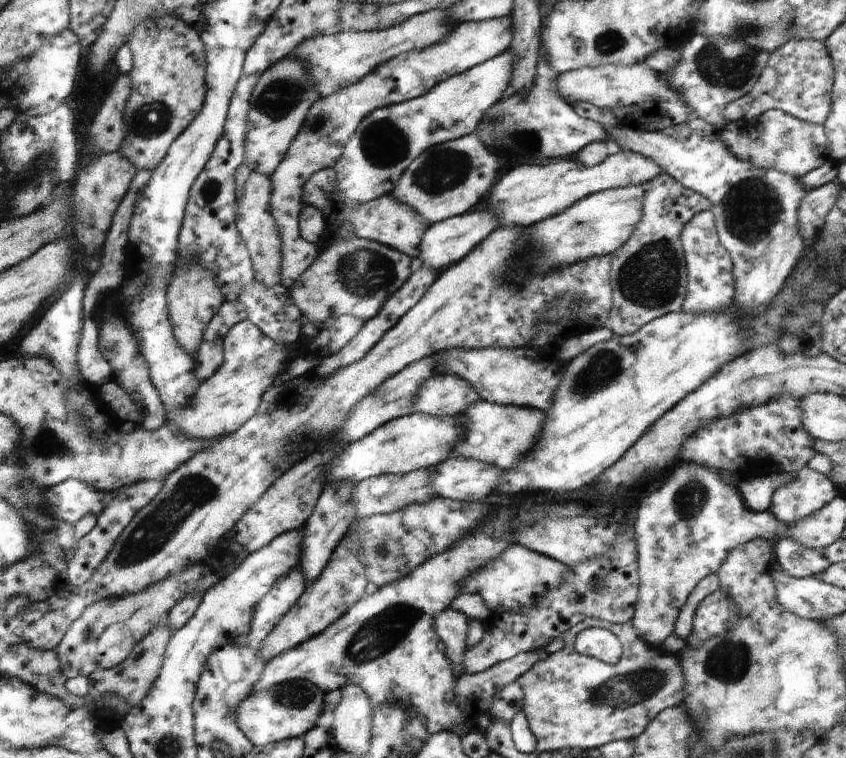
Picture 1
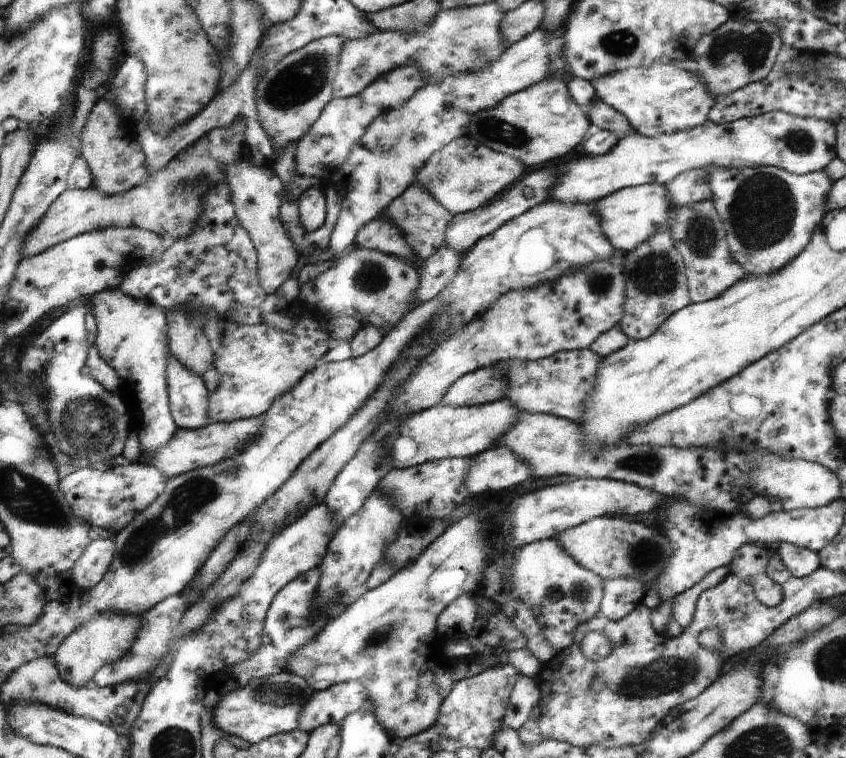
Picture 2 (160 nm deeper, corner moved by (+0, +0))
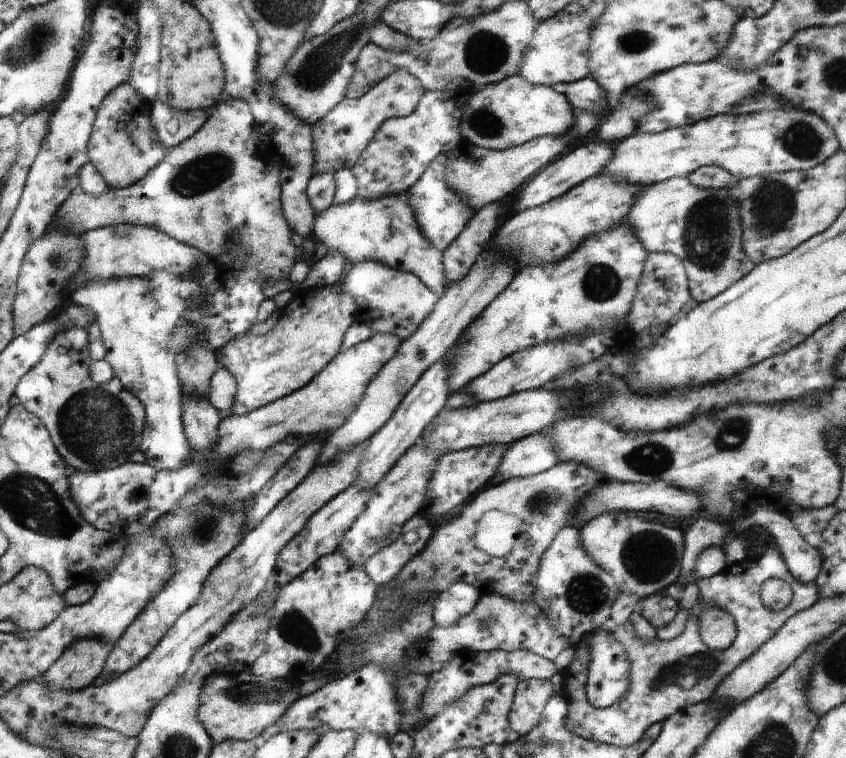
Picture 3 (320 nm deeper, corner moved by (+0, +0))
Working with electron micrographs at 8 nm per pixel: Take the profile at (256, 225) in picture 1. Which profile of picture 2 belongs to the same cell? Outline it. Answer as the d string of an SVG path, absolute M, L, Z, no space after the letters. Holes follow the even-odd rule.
M236 117L228 128L213 128L200 141L196 141L182 158L176 158L162 170L145 178L144 184L130 189L130 194L107 195L98 189L67 188L52 205L25 242L25 255L31 257L59 242L82 233L108 227L131 227L152 230L170 238L172 242L186 238L202 214L202 196L216 180L228 180L234 194L236 218L250 234L258 252L258 278L266 294L290 278L290 272L299 266L302 258L292 240L286 236L280 222L280 204L284 202L285 186L274 174L274 166L250 164L251 152L246 142L246 123Z

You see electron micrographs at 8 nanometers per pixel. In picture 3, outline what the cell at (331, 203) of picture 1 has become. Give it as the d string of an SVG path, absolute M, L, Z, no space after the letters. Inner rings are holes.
M444 152L439 156L438 162L434 162L434 166L430 166L430 170L426 170L426 174L418 180L418 186L412 185L408 190L408 203L414 212L414 219L420 225L420 231L435 249L444 251L464 232L466 225L476 215L476 210L472 210L468 199L454 192L448 184L450 154Z

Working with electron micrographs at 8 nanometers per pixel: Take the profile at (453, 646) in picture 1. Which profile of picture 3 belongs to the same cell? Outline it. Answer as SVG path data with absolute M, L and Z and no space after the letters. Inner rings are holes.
M466 582L451 584L437 598L433 618L438 627L455 625L462 615L467 615L481 598L481 591Z

